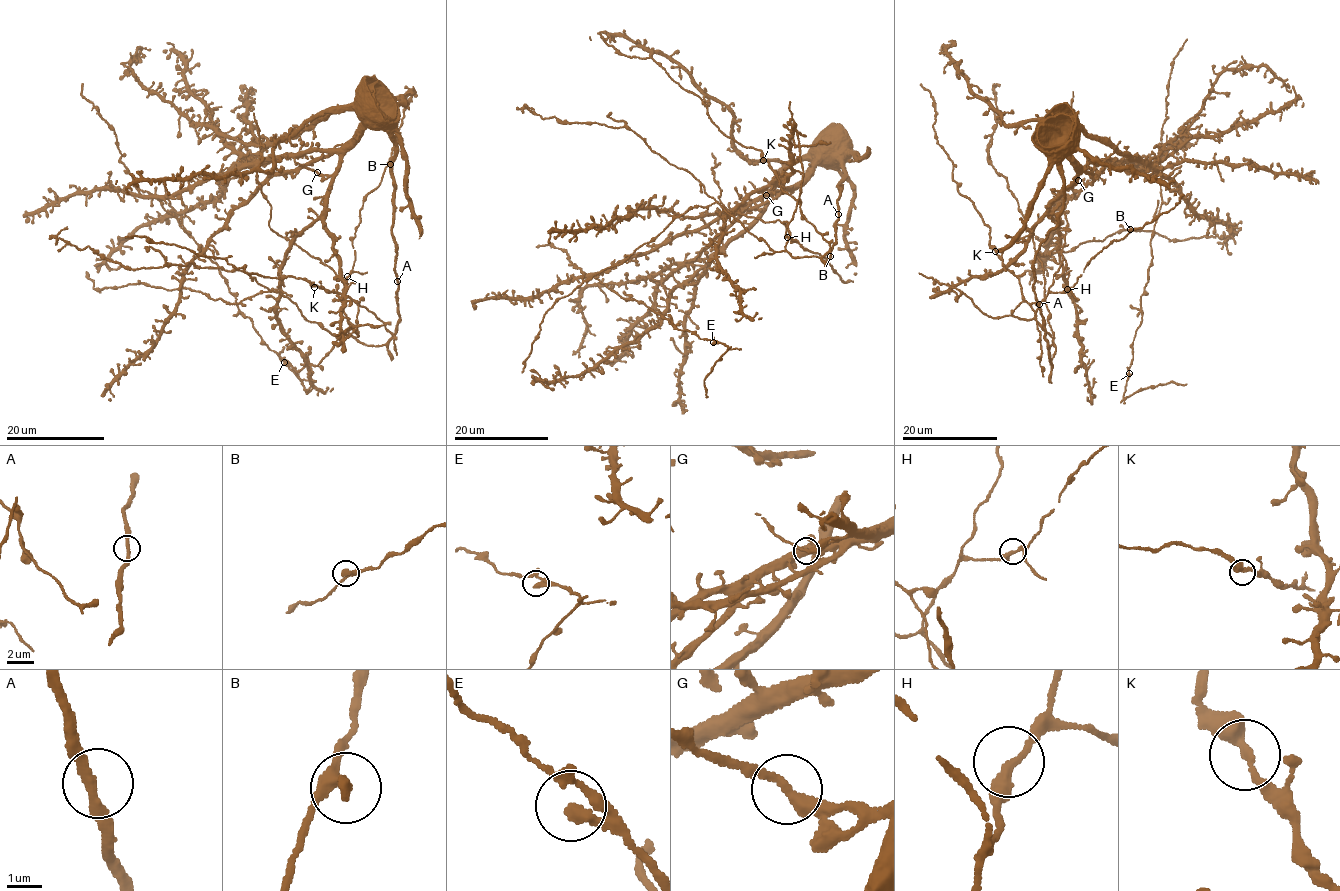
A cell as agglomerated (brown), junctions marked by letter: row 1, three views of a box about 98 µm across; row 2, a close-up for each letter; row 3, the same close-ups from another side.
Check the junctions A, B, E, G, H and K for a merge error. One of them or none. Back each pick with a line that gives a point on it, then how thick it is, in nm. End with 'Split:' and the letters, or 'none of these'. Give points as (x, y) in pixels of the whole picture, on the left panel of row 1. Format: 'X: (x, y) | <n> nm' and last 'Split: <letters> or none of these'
G: (317, 172) | 280 nm
Split: G

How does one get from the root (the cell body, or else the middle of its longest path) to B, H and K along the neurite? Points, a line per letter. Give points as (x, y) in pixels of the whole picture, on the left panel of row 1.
B: (329, 194), (324, 214), (292, 243), (330, 266), (344, 288), (355, 260), (352, 240), (362, 202), (390, 164)
H: (329, 194), (324, 214), (292, 244), (330, 266), (344, 288), (347, 276)
K: (329, 194), (324, 214), (292, 244), (331, 267), (344, 287), (343, 312), (355, 326), (357, 304), (314, 287)

